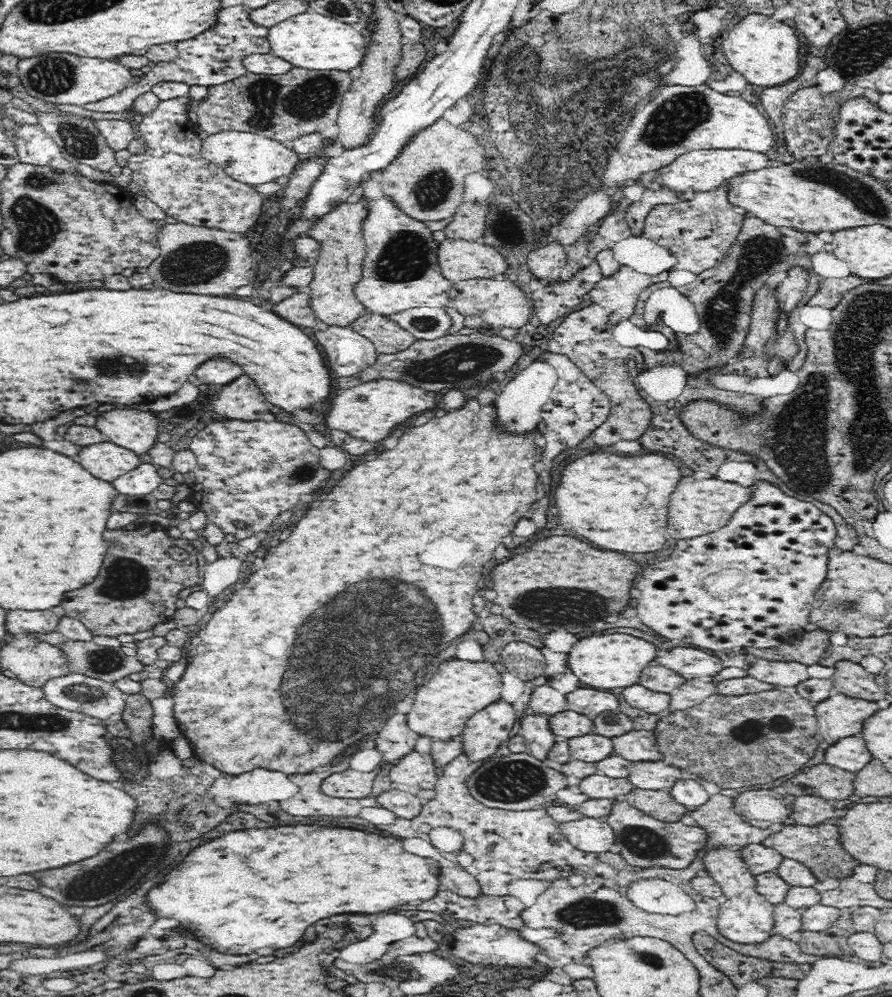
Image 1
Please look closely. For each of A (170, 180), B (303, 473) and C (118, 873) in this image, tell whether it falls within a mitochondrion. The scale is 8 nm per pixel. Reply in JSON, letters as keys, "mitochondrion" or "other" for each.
{"A":"other","B":"mitochondrion","C":"mitochondrion"}

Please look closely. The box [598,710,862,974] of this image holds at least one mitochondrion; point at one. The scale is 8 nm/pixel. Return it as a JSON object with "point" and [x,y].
{"point":[641,842]}

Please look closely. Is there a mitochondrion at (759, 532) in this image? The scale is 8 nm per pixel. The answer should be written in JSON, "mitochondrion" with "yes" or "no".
{"mitochondrion":"no"}

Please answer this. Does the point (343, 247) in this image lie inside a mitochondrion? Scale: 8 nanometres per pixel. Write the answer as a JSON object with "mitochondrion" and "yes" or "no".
{"mitochondrion":"no"}

